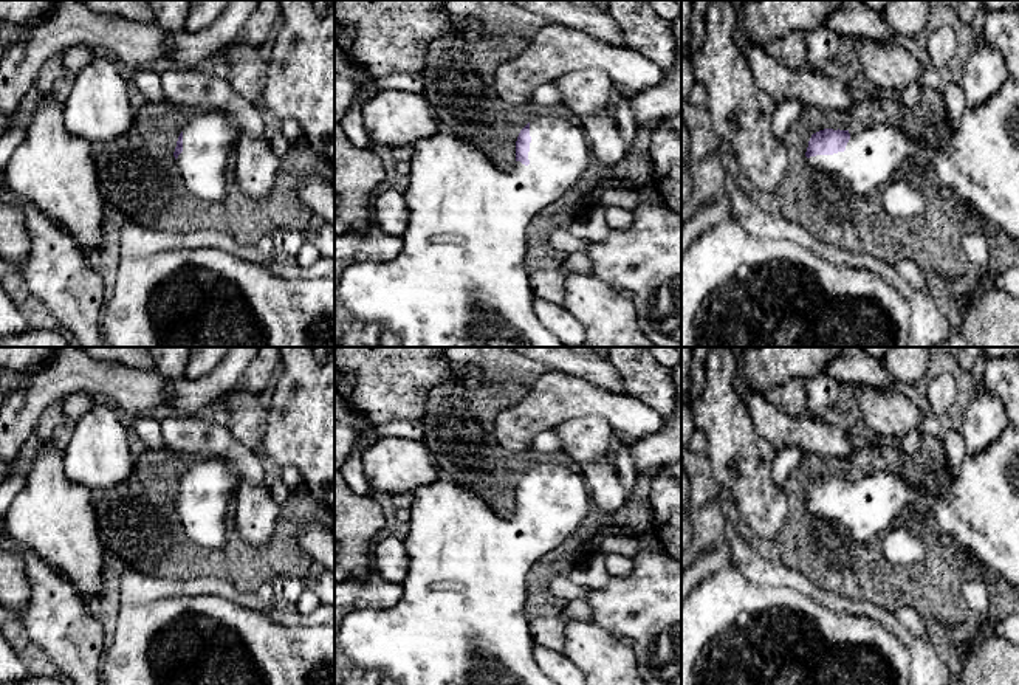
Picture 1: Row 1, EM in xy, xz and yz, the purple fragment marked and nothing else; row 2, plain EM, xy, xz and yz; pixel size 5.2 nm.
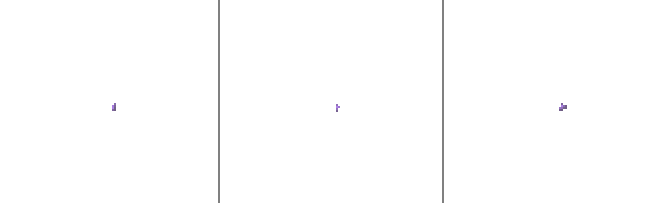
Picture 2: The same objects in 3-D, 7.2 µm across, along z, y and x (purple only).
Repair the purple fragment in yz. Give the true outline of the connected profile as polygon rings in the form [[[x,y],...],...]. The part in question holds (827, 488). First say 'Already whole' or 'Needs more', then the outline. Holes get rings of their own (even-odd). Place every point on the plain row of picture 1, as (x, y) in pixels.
Needs more. [[[1010,422],[988,449],[966,453],[946,488],[932,471],[914,484],[894,468],[855,482],[819,477],[805,504],[815,519],[844,527],[858,542],[901,521],[931,519],[934,533],[952,538],[1019,590],[1019,428]]]

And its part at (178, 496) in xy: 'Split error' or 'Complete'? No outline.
Split error

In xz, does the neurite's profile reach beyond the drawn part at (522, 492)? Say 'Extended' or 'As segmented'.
Extended

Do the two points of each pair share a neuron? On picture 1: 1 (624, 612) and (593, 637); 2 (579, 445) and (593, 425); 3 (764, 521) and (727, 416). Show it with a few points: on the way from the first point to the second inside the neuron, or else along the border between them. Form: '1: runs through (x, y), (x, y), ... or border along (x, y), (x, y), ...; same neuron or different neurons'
1: border along (593, 619), (617, 637); different neurons
2: runs through (584, 440), (593, 430); same neuron
3: runs through (756, 495), (733, 442); same neuron

